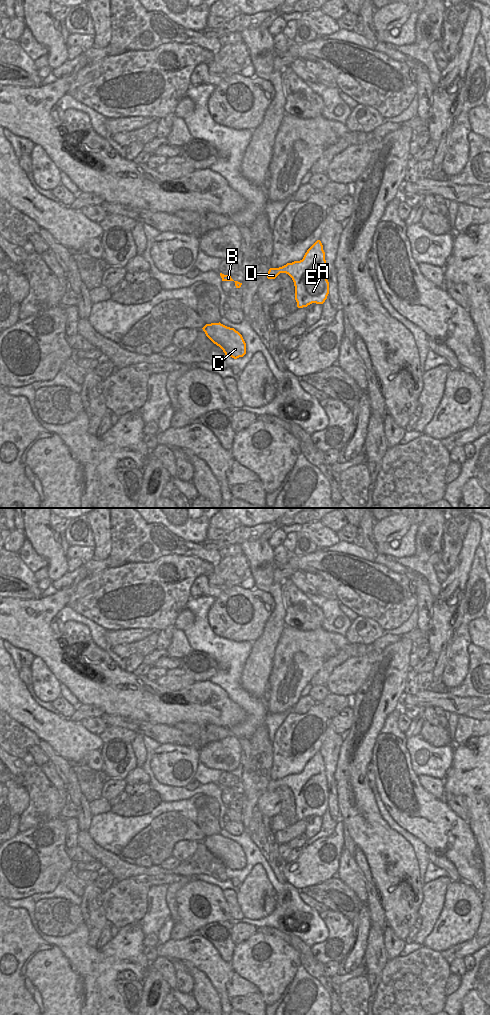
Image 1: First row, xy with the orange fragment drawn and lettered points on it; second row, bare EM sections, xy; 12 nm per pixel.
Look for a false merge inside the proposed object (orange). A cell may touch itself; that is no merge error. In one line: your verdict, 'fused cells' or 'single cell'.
single cell

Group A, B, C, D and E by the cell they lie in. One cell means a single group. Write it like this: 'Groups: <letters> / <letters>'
Groups: A B C D E.

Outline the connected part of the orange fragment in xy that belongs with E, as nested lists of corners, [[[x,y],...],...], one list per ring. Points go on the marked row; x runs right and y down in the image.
[[[317,240],[300,261],[287,263],[279,268],[270,268],[268,279],[275,279],[280,273],[288,274],[295,286],[295,300],[298,308],[312,303],[323,304],[329,294],[325,252]]]

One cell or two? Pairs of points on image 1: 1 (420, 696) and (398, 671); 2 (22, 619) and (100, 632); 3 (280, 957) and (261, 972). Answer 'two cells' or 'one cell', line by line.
1: two cells
2: two cells
3: one cell

